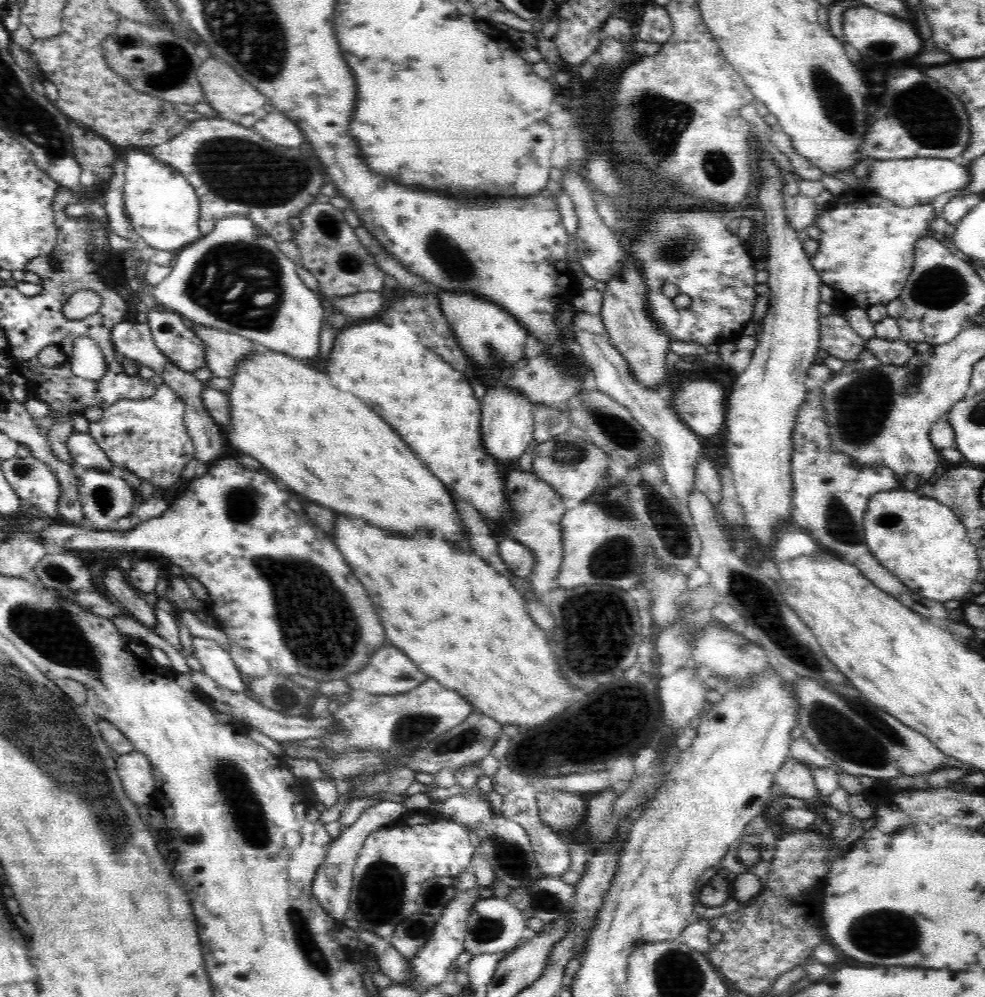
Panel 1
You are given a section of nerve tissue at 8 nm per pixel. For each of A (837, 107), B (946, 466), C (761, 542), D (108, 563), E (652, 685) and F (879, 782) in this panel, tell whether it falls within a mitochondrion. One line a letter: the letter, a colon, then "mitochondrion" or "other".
A: mitochondrion
B: other
C: other
D: other
E: other
F: other

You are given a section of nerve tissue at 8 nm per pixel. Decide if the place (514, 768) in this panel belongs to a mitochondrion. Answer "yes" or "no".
no

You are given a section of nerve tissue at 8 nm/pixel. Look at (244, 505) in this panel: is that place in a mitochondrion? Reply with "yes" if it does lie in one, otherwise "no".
yes

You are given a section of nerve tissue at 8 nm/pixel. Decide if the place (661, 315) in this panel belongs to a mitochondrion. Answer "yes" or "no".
no

